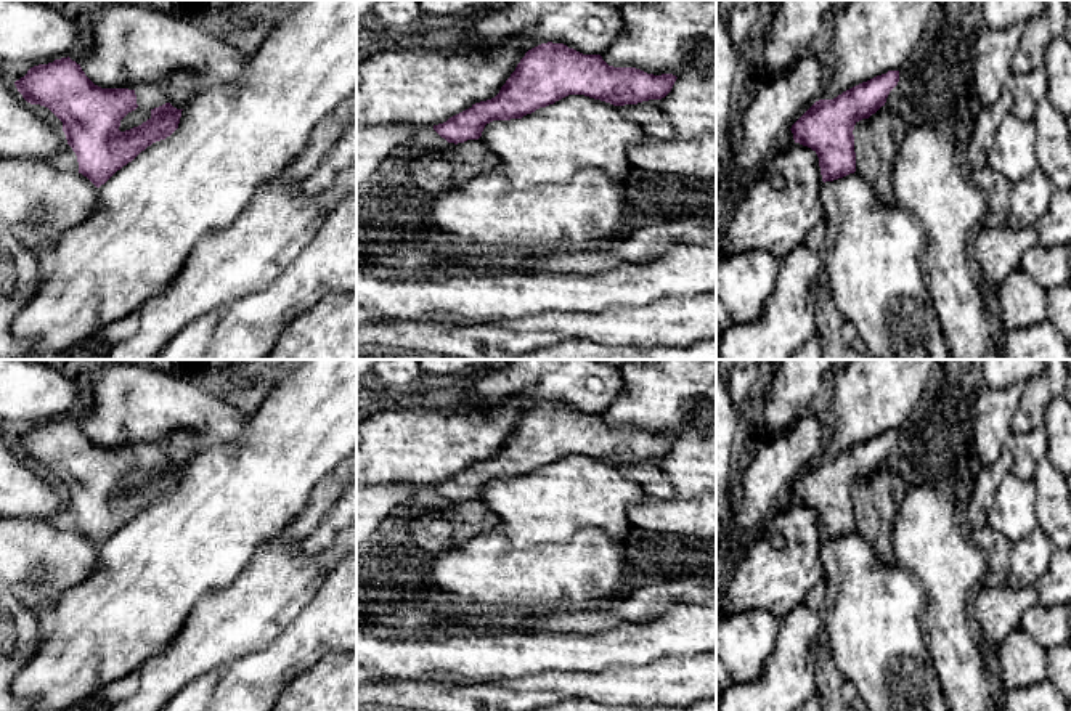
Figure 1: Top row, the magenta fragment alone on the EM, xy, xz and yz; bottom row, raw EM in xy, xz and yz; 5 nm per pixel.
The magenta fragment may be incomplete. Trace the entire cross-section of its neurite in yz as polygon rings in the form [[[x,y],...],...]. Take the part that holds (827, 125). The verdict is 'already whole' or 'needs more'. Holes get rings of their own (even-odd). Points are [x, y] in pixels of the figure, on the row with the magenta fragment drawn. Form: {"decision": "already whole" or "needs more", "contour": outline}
{"decision": "already whole", "contour": [[[888,71],[833,100],[816,101],[792,125],[795,143],[817,154],[824,183],[856,172],[854,125],[885,106],[898,82],[899,71]]]}

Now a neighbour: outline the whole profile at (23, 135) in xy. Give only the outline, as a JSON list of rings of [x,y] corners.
[[[0,75],[0,159],[35,159],[48,162],[63,151],[64,132],[50,127],[31,109],[14,82]]]

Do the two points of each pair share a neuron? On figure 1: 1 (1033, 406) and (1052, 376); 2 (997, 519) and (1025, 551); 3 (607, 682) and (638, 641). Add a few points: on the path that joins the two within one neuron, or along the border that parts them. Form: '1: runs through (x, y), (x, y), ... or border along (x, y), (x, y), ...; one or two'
1: runs through (1034, 398), (1047, 384); one
2: border along (1036, 525), (1012, 544); two
3: border along (657, 658), (641, 665), (610, 665), (583, 673); two

